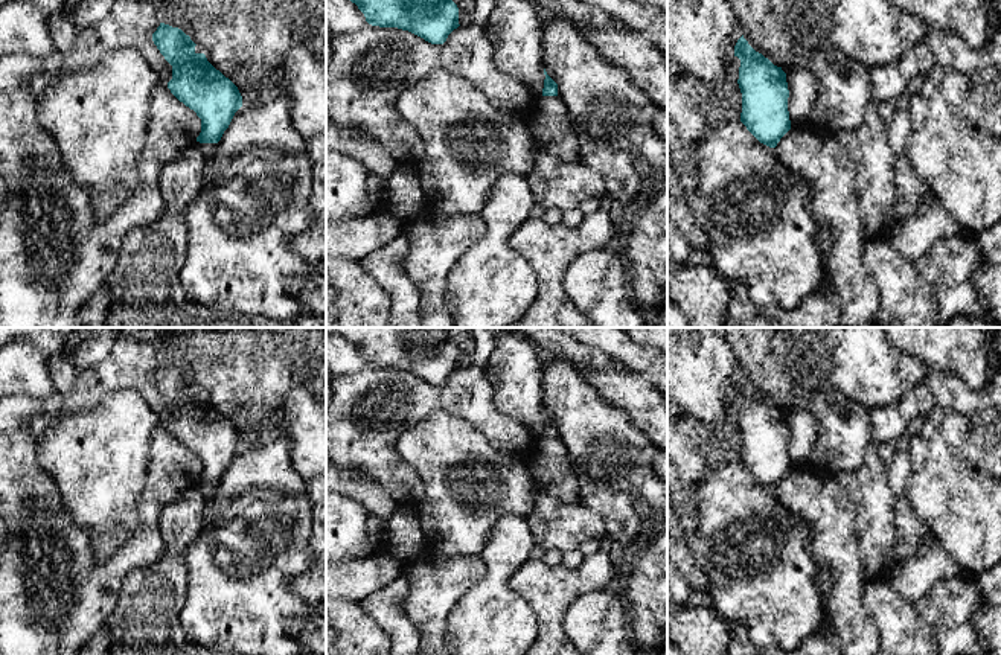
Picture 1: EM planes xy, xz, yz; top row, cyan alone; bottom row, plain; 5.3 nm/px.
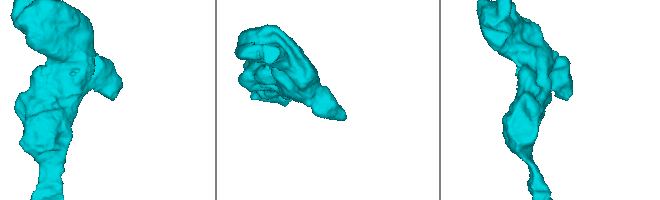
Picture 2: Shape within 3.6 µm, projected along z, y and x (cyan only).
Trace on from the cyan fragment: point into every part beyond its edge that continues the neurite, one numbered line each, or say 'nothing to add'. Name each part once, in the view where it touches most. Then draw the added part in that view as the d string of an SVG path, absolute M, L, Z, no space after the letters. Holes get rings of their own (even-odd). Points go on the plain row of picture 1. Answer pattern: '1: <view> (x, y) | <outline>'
nothing to add

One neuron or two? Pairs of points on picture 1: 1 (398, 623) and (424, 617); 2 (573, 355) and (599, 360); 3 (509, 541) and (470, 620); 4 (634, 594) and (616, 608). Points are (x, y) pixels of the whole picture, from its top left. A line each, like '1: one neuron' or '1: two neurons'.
1: two neurons
2: one neuron
3: one neuron
4: two neurons

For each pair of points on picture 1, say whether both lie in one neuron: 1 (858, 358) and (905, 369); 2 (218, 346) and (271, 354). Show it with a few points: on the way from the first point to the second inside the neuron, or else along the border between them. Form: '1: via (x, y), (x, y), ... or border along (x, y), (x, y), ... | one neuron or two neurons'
1: via (870, 364), (893, 364) | one neuron
2: border along (253, 343), (252, 351), (244, 355) | two neurons

